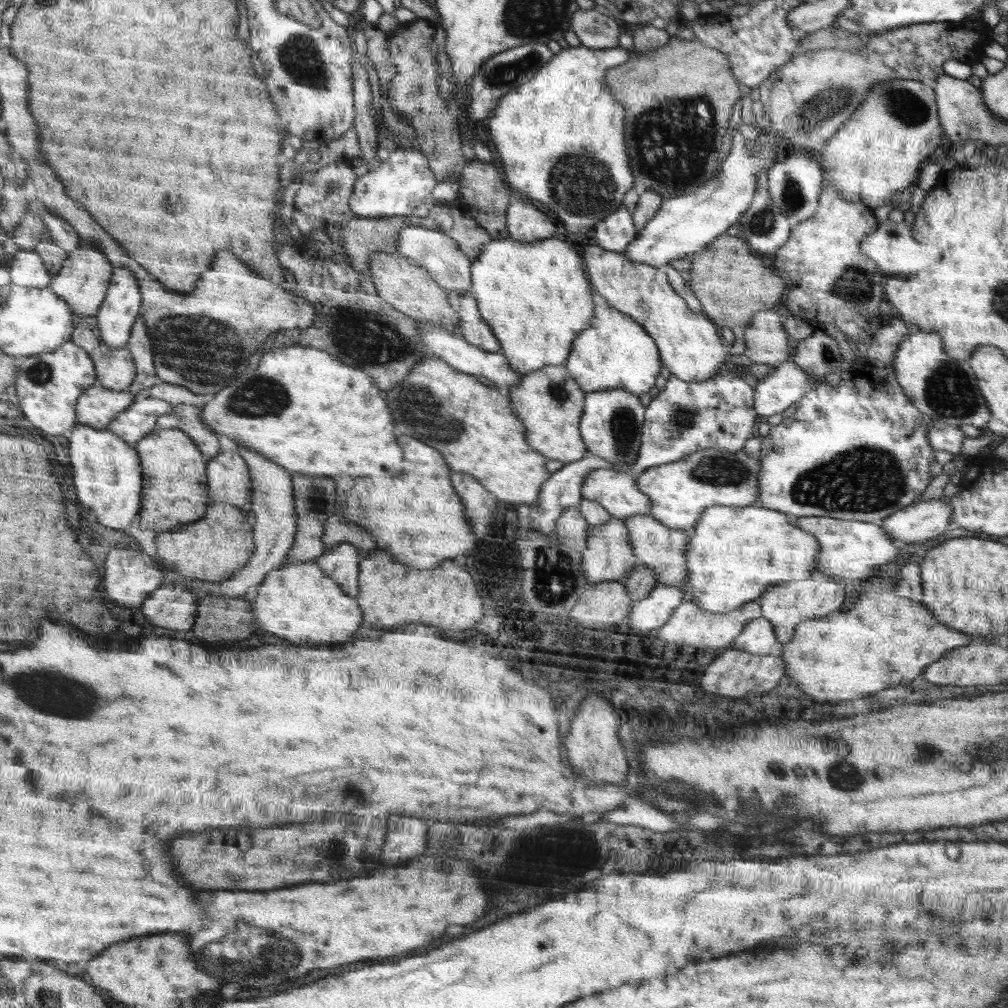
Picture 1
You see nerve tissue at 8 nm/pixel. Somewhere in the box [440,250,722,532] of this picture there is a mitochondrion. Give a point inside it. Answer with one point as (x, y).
(623, 425)

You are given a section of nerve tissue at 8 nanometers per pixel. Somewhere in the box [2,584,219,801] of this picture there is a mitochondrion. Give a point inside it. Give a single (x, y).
(56, 694)

